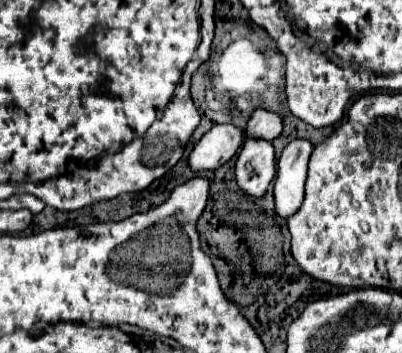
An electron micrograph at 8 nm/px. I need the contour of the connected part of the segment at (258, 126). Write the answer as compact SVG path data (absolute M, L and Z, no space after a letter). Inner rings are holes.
M256 109L252 113L252 119L248 121L246 135L264 137L264 139L272 141L280 133L282 133L282 117L278 113L268 111L268 109Z

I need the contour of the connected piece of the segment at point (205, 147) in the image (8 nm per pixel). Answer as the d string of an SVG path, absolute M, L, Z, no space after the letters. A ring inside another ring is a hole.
M212 125L212 129L196 143L190 153L190 167L194 171L214 171L230 161L240 149L244 131L236 125Z

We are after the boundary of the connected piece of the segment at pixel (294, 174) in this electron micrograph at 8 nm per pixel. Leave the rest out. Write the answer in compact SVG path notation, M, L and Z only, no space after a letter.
M294 139L284 147L278 159L274 197L276 197L276 213L284 219L288 219L292 213L300 209L310 153L312 143L308 139Z

